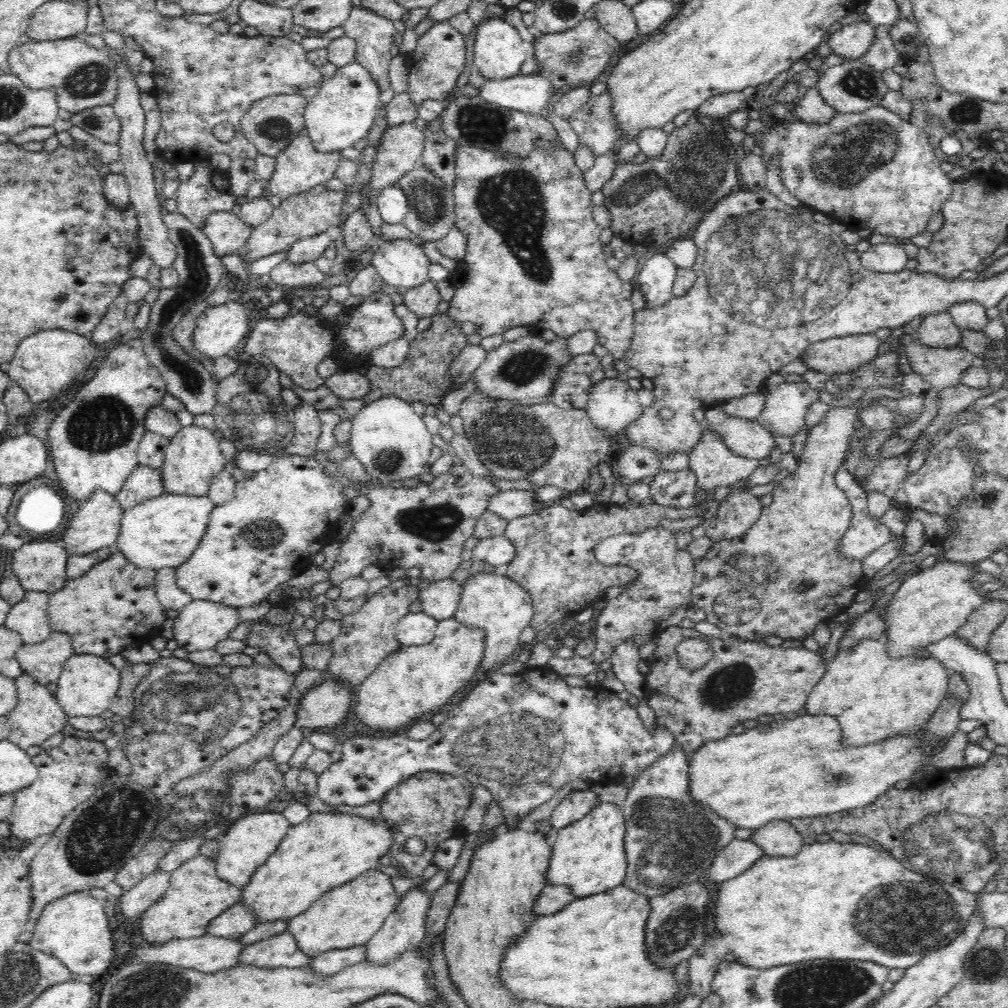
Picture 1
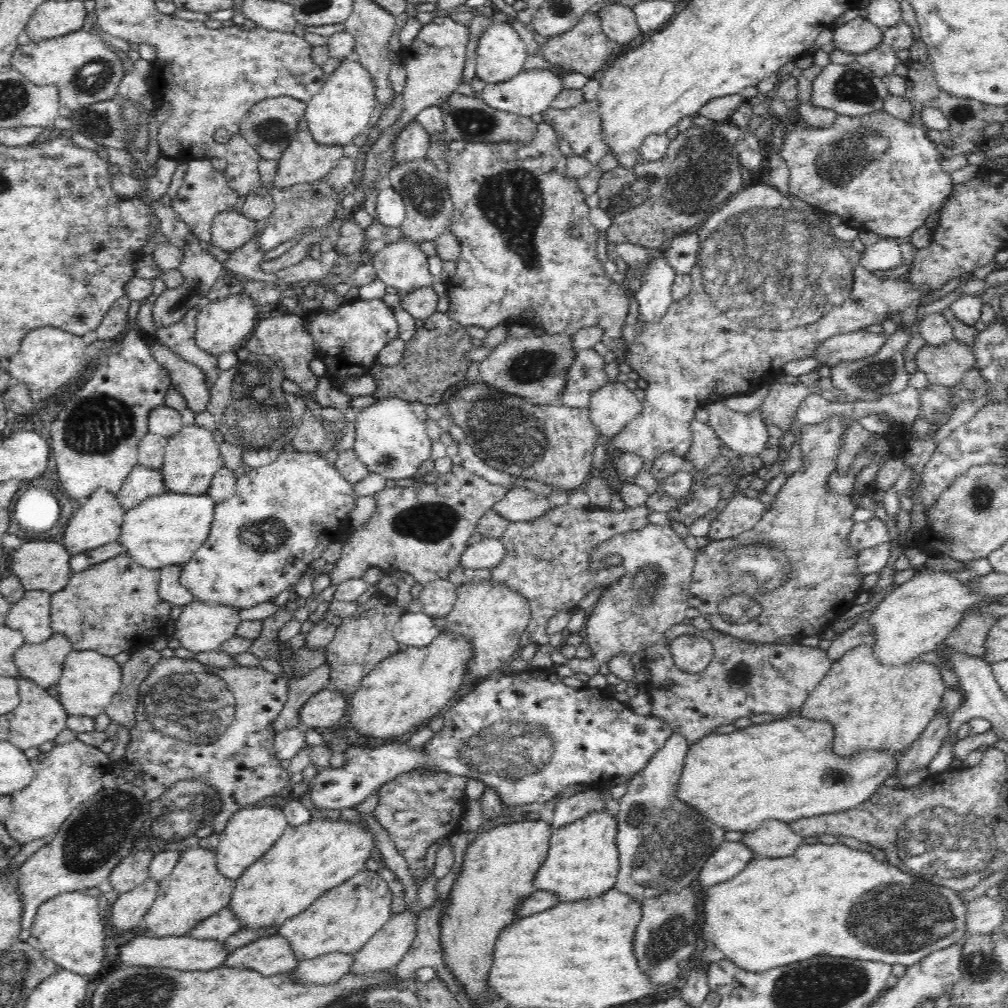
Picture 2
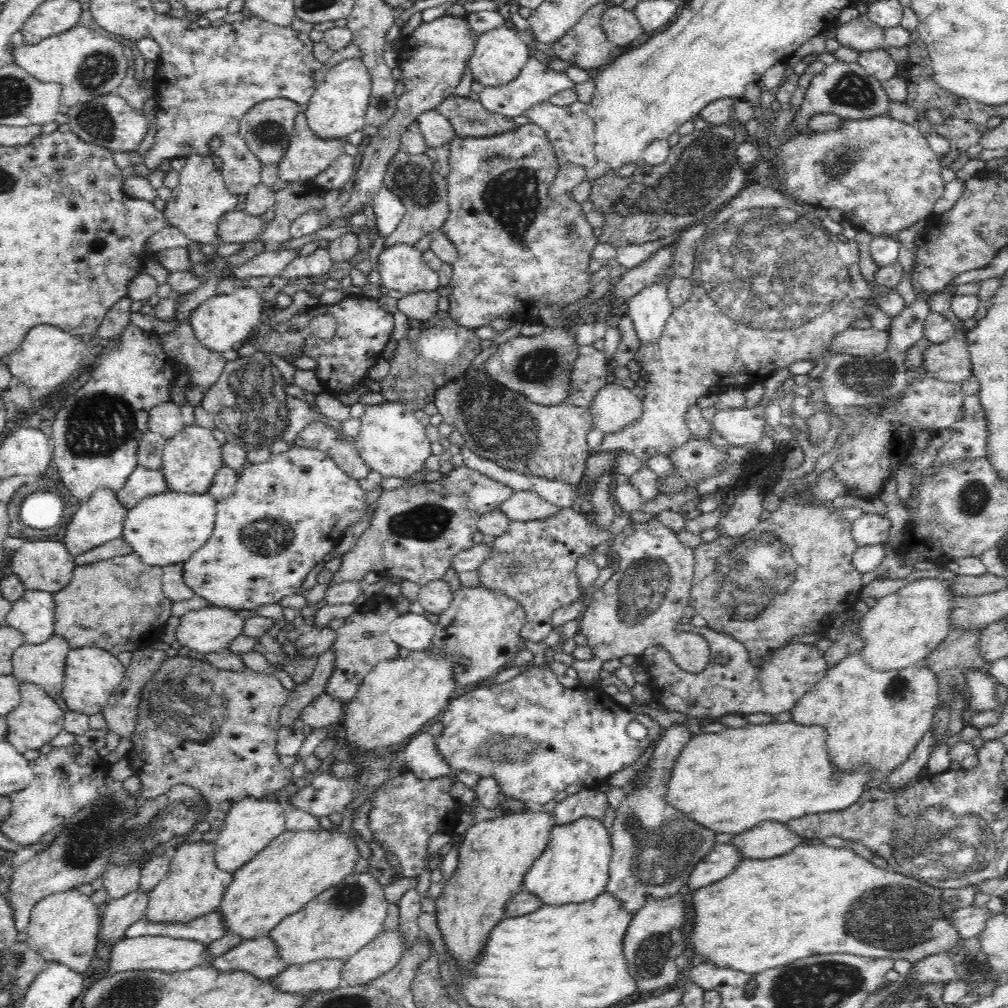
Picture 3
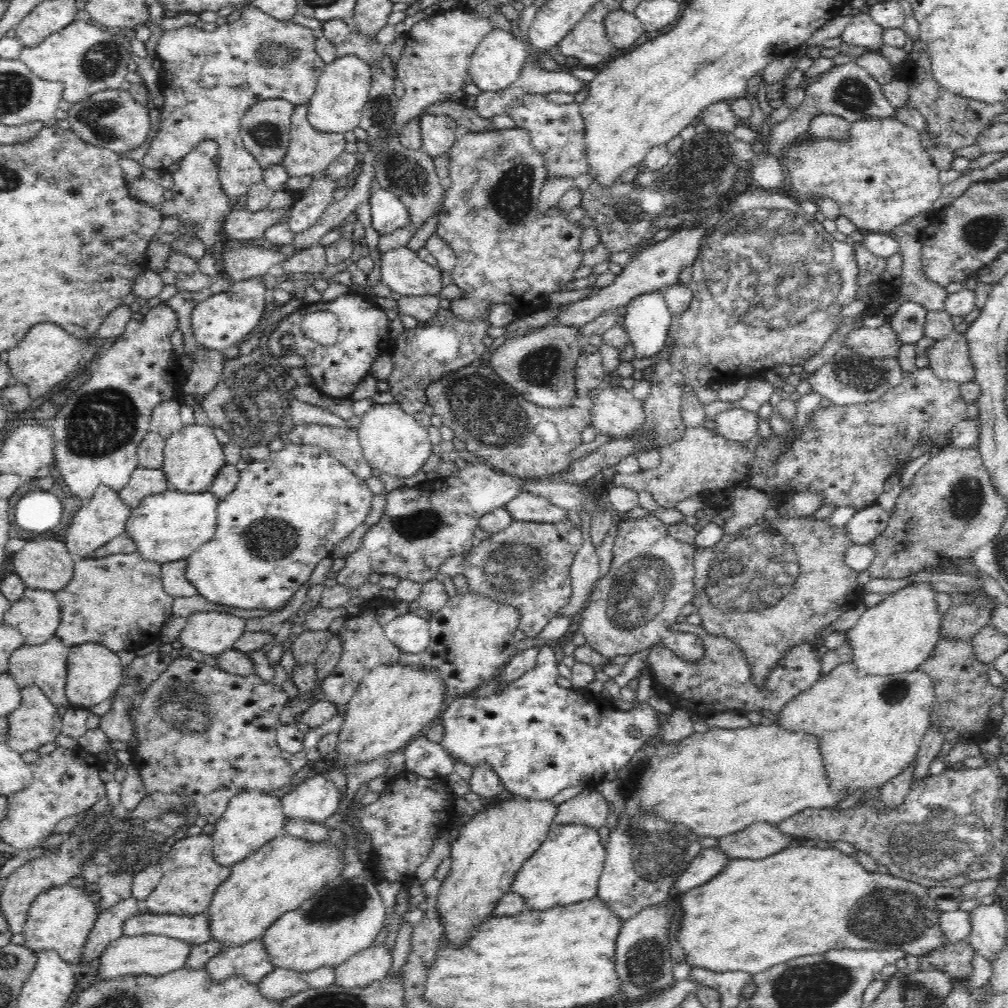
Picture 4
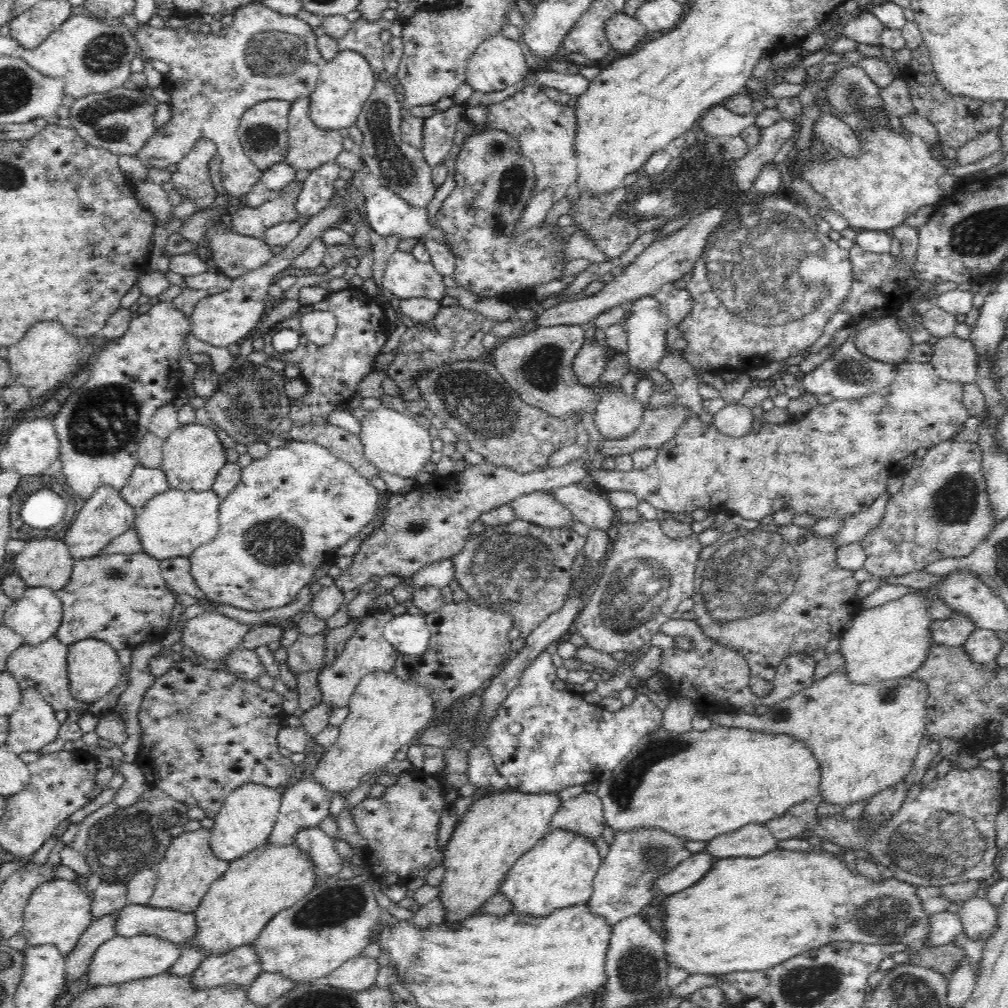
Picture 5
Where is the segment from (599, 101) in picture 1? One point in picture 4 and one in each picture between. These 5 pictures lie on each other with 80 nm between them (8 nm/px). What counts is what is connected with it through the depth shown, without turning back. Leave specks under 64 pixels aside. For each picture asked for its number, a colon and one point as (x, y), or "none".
2: (580, 128)
3: (569, 130)
4: (557, 131)

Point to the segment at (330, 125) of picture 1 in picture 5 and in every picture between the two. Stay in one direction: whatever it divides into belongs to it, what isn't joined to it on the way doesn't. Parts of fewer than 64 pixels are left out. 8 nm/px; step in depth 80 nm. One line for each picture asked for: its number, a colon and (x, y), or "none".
2: (342, 109)
3: (338, 106)
4: (342, 91)
5: (345, 83)

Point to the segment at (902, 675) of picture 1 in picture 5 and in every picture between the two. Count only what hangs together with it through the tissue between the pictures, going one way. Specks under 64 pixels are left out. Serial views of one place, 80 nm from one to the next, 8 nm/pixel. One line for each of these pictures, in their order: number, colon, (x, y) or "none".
2: (873, 706)
3: (874, 719)
4: (870, 728)
5: (866, 737)

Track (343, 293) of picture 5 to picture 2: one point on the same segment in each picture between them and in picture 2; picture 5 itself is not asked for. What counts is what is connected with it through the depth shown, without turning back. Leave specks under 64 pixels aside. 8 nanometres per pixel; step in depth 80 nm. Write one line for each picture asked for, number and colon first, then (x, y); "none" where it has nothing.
2: (349, 340)
3: (364, 328)
4: (364, 334)

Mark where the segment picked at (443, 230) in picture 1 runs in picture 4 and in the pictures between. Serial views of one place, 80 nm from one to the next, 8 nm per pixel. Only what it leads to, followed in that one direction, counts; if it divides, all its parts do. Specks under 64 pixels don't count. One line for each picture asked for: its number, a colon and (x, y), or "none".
2: (428, 207)
3: (422, 188)
4: (410, 174)

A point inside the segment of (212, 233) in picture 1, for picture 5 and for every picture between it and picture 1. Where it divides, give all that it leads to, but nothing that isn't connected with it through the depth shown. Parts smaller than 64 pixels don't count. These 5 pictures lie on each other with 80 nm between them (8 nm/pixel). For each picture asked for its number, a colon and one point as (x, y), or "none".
2: (230, 230)
3: (237, 226)
4: (243, 225)
5: (251, 221)

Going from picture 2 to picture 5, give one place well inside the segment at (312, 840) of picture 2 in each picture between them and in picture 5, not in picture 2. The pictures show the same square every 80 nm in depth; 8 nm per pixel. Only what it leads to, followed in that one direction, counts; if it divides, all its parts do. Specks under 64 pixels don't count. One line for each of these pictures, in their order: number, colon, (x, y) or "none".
3: (298, 865)
4: (277, 878)
5: (233, 912)

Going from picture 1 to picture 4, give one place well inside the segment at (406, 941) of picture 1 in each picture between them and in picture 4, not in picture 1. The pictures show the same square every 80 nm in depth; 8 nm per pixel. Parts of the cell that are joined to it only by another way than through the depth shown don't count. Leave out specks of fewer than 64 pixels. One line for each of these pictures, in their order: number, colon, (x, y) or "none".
2: (385, 950)
3: (382, 954)
4: (369, 965)

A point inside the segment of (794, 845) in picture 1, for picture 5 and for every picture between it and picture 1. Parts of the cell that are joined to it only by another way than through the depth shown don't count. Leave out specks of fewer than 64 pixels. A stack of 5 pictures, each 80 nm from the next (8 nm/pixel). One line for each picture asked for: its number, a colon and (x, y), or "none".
2: (774, 838)
3: (769, 839)
4: (759, 840)
5: (754, 840)

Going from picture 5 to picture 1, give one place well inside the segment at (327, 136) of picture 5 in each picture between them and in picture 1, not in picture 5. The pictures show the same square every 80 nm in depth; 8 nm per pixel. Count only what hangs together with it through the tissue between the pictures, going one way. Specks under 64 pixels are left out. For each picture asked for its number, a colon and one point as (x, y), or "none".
1: (299, 167)
2: (304, 161)
3: (307, 155)
4: (310, 152)

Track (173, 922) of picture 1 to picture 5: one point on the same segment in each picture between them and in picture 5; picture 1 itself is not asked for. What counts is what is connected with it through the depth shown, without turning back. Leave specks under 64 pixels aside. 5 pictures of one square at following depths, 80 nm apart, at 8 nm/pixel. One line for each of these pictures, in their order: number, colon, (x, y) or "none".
2: (195, 889)
3: (194, 886)
4: (191, 874)
5: (189, 867)

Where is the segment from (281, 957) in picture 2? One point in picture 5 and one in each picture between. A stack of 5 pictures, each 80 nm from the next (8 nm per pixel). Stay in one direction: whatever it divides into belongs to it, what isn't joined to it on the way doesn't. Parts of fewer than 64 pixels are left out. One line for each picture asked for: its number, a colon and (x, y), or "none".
3: (259, 957)
4: (250, 960)
5: (240, 966)

